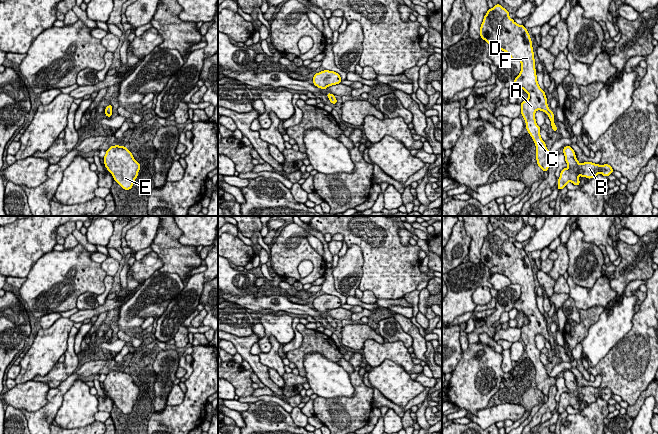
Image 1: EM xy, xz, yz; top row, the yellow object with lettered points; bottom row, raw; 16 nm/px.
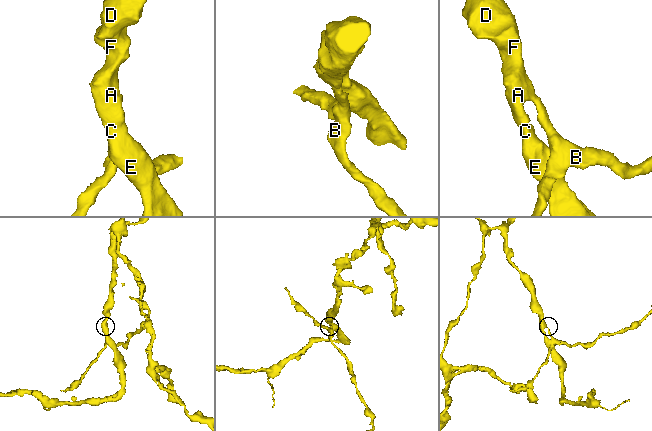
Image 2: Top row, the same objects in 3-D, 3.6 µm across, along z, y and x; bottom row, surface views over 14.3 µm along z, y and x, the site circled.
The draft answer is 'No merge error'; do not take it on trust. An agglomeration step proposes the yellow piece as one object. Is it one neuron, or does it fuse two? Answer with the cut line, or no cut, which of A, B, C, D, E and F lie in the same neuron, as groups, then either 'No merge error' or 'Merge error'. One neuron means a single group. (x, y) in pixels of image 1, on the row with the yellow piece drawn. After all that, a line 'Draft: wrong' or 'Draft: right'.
No split. Groups: A B C D E F. No merge error
Draft: right

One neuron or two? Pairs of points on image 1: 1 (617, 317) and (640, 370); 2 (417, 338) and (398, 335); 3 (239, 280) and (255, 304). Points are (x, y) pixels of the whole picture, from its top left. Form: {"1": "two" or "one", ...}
{"1": "two", "2": "two", "3": "two"}

